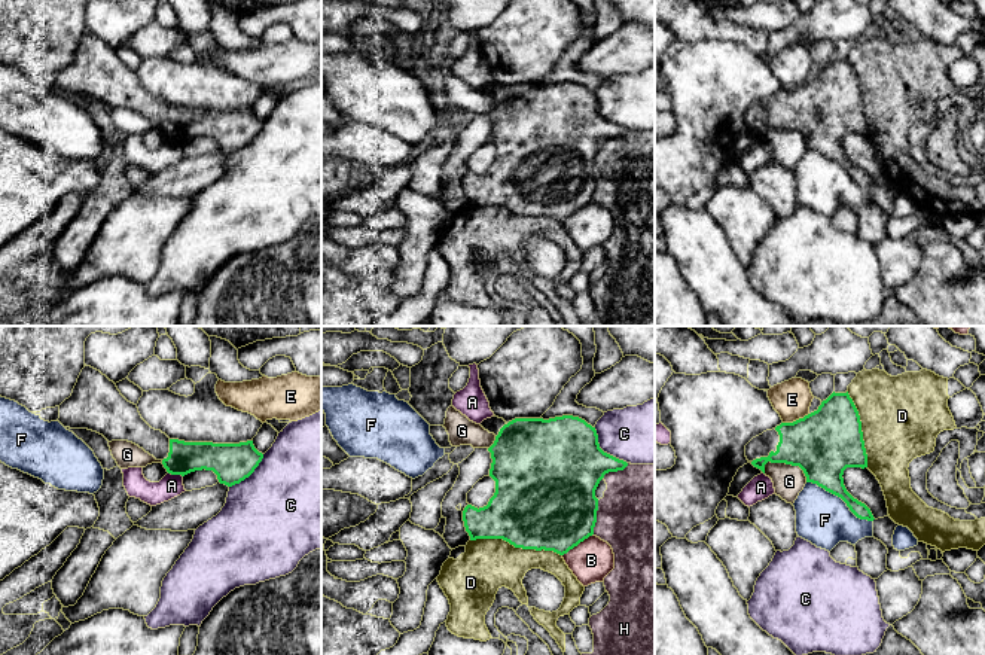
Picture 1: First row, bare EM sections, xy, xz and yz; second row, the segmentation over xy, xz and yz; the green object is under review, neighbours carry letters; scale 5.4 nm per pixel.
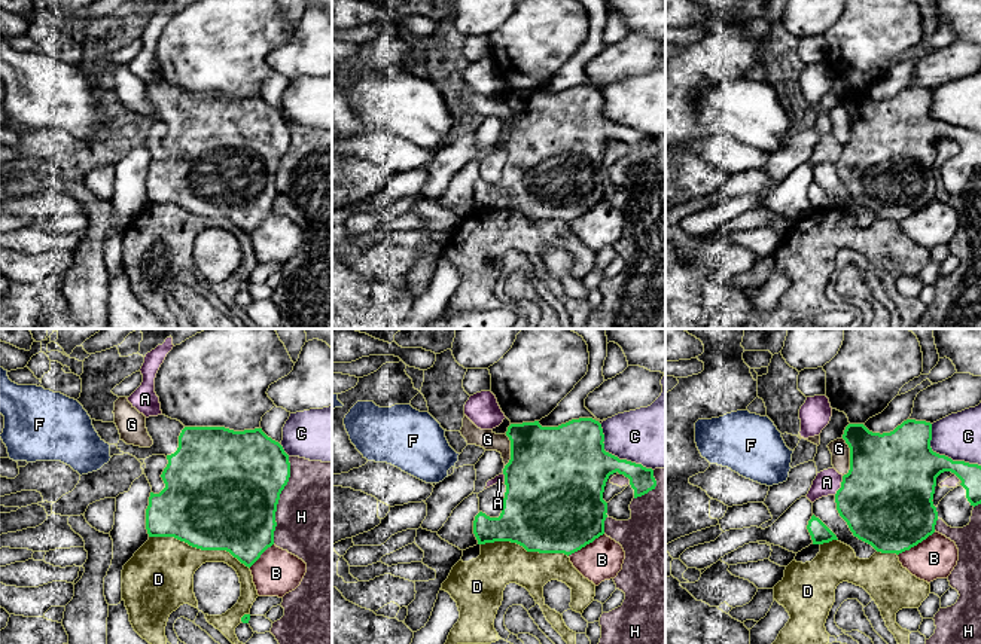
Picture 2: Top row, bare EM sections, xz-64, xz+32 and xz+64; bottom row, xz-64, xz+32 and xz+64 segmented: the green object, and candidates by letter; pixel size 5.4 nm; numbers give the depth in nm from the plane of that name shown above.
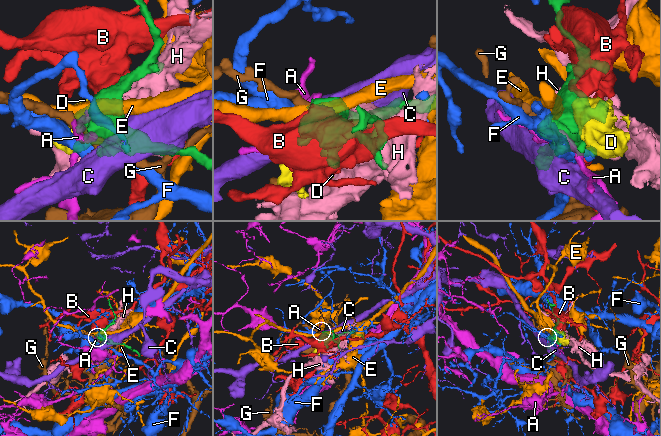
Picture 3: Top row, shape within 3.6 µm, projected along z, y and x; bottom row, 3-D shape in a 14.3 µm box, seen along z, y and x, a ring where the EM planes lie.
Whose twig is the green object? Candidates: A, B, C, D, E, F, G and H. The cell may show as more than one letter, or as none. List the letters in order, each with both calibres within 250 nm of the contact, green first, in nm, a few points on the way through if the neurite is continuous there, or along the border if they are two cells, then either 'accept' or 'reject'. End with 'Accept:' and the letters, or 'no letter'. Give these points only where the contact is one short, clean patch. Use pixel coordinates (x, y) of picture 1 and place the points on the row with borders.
A: 170/130 nm | reject
B: 480/220 nm | reject
C: 480/320 nm | reject
D: 480/280 nm | reject
E: 360/200 nm | reject
F: 280/280 nm | reject
G: 360/170 nm | reject
H: 480/460 nm | reject
Accept: no letter

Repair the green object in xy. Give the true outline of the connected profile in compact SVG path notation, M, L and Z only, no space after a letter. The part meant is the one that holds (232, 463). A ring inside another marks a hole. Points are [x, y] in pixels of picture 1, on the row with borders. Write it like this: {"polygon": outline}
{"polygon": "M86 365L71 396L60 405L58 421L64 427L97 432L109 442L132 442L161 460L171 475L213 470L228 487L248 478L263 458L253 441L213 444L170 439L141 418L137 405L128 402L113 381Z"}

